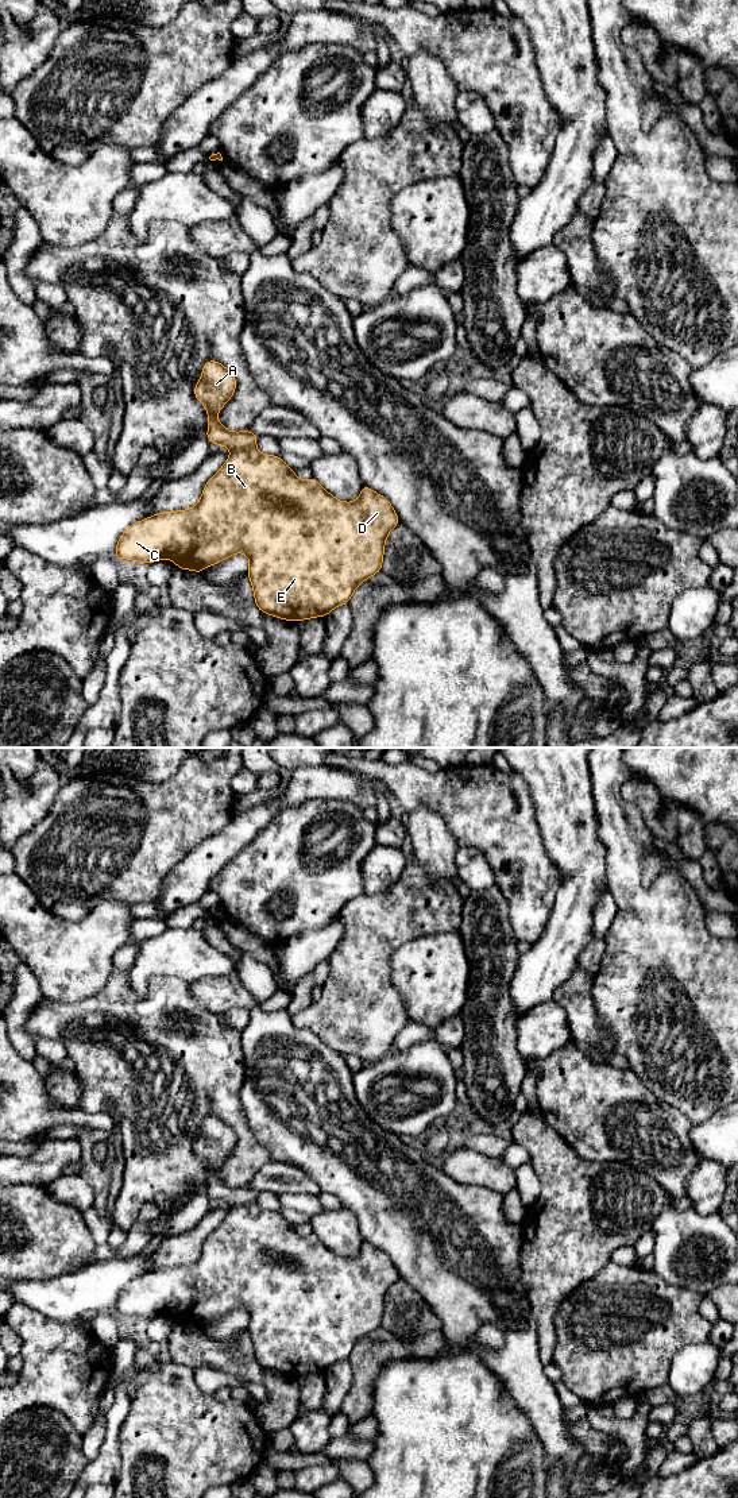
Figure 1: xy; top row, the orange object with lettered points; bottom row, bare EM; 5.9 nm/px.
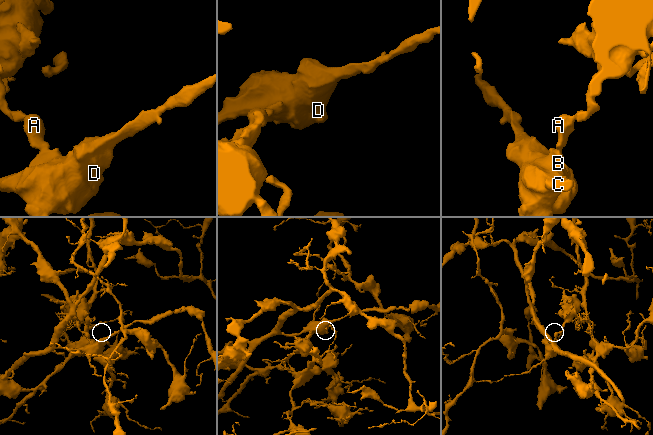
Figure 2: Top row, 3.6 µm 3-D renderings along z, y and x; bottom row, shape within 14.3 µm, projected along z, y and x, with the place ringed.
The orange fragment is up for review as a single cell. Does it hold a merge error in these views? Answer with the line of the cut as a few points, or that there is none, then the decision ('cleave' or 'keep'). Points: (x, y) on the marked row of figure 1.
cut xy (254, 446), (232, 451); cleave

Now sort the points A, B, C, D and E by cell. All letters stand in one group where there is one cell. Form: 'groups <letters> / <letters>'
groups A / B C D E

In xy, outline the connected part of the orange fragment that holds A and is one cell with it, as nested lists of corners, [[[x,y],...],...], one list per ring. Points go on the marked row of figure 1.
[[[208,360],[202,367],[201,379],[194,387],[194,397],[208,410],[206,439],[212,444],[219,444],[237,451],[256,445],[258,436],[252,432],[231,432],[216,418],[221,408],[229,401],[236,389],[233,374],[216,360]]]

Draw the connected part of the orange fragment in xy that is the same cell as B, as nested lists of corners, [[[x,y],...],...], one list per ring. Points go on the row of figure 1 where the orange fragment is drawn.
[[[251,447],[231,452],[219,472],[206,482],[201,499],[194,507],[158,513],[130,525],[119,538],[113,557],[146,564],[169,559],[179,570],[200,574],[204,568],[235,553],[246,553],[250,559],[247,575],[258,609],[297,622],[325,617],[335,607],[347,605],[363,580],[382,571],[386,538],[399,522],[391,503],[368,486],[363,484],[360,497],[355,502],[341,502],[313,478],[300,480],[279,456],[263,455]]]

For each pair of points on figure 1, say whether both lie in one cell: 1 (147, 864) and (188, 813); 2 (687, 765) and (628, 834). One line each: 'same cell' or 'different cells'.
1: same cell
2: different cells

